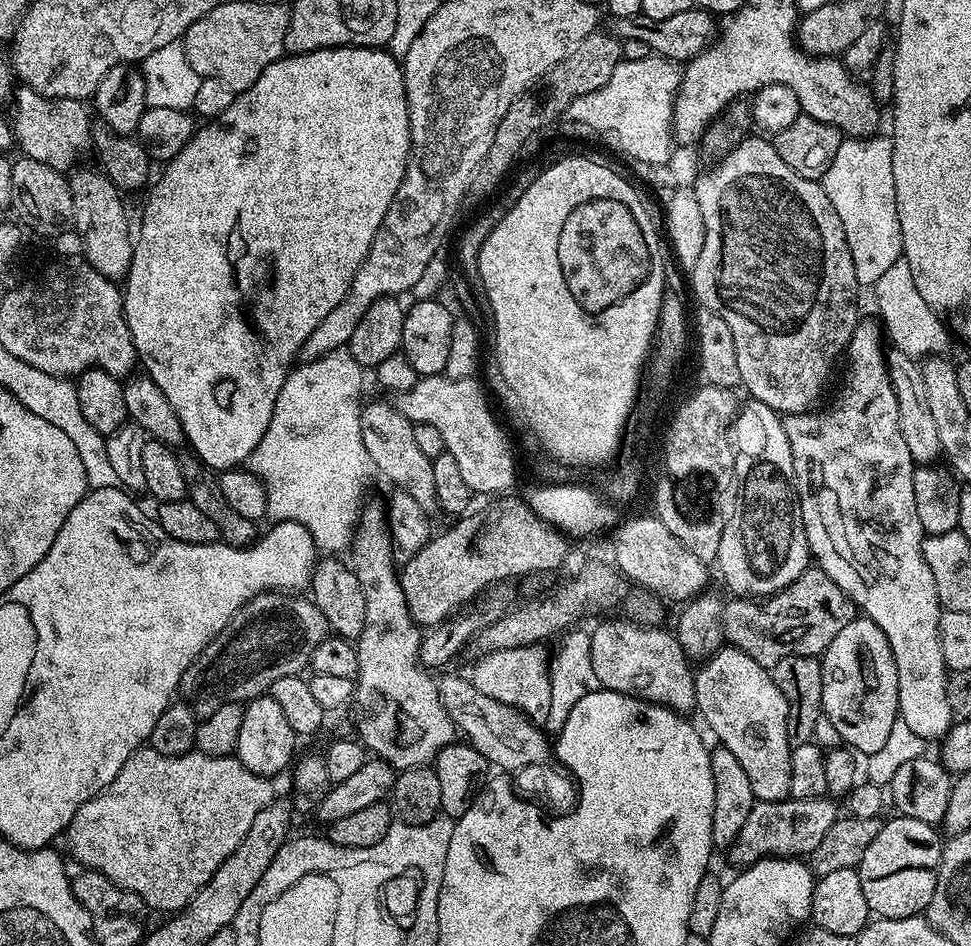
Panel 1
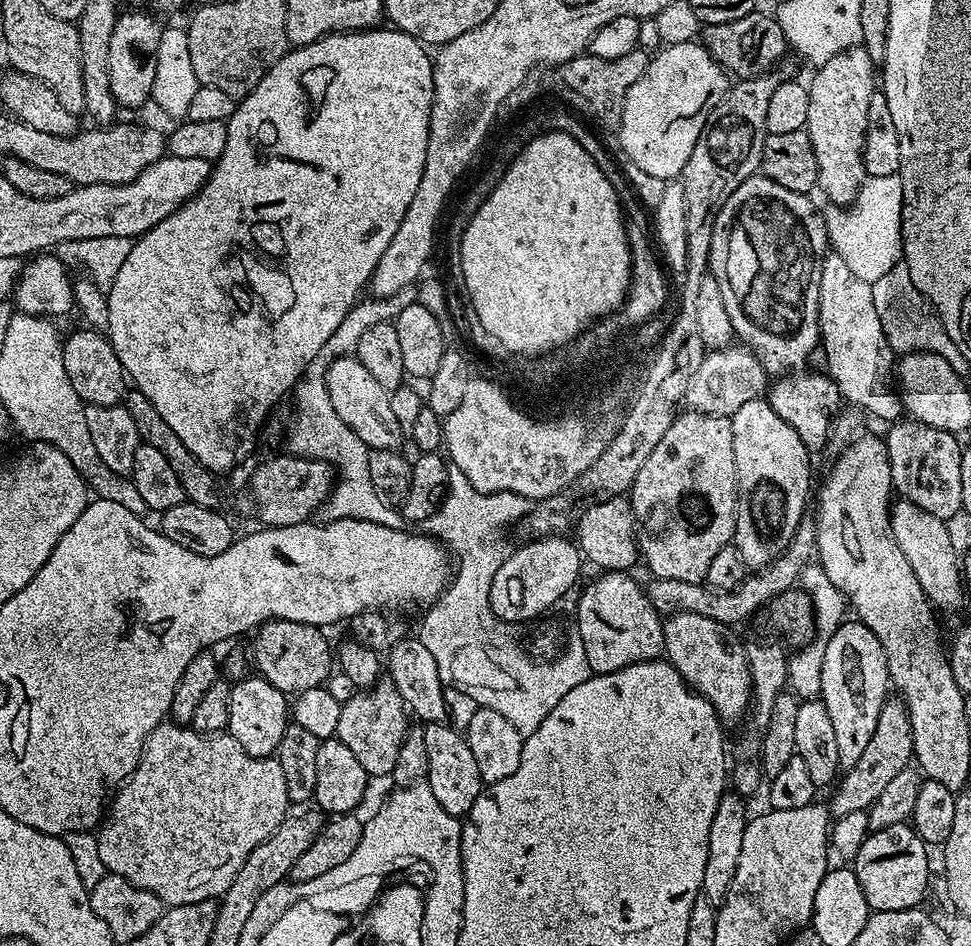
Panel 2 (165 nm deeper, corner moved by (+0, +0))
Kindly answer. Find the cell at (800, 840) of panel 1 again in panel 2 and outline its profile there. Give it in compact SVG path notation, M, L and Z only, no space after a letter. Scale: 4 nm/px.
M899 698L889 699L882 706L882 714L878 714L878 726L874 726L874 735L870 737L870 743L866 745L862 758L858 758L858 762L854 762L854 766L847 769L835 785L836 793L832 796L832 804L830 803L831 815L837 817L854 814L854 810L871 809L878 794L882 794L885 786L903 768L909 767L912 759L912 731L908 708Z

